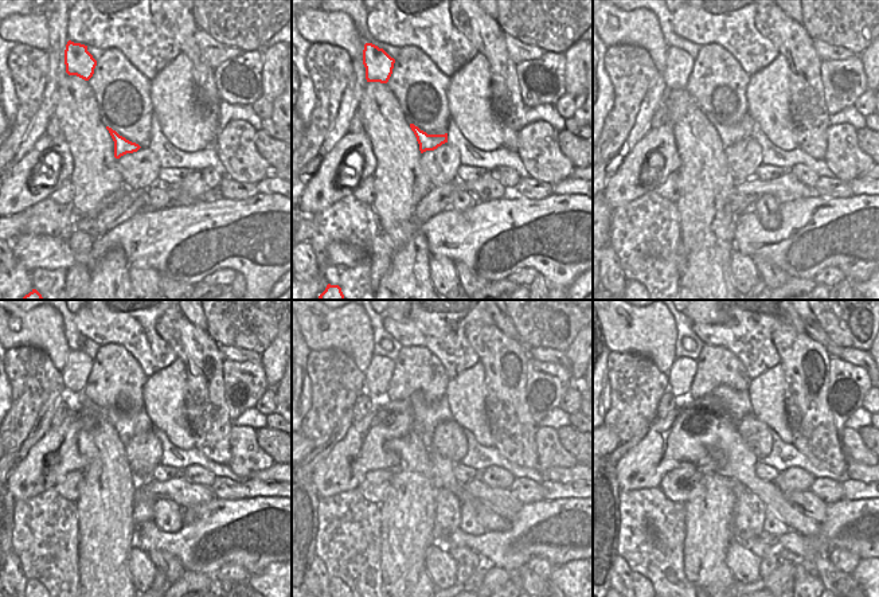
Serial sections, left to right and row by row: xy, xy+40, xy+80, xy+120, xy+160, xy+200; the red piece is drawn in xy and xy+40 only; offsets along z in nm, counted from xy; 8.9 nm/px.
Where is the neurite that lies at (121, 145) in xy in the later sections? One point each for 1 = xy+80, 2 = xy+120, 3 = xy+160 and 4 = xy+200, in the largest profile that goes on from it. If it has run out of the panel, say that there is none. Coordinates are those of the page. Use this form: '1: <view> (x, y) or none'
1: xy+80 (729, 135)
2: xy+120 (127, 426)
3: xy+160 (426, 416)
4: xy+200 (735, 402)

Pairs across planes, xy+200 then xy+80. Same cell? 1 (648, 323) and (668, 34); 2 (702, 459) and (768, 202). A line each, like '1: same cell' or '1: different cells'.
1: different cells
2: different cells

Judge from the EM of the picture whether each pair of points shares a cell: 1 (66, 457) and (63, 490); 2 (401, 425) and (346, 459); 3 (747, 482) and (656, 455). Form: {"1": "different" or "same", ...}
{"1": "different", "2": "same", "3": "same"}

